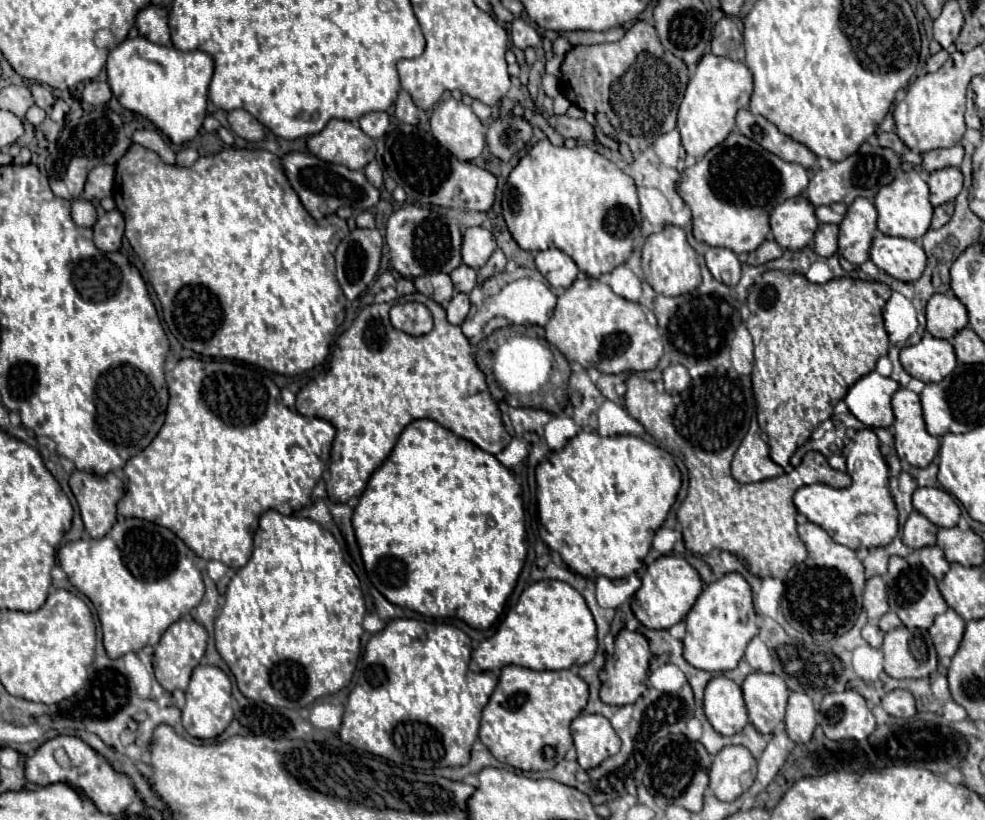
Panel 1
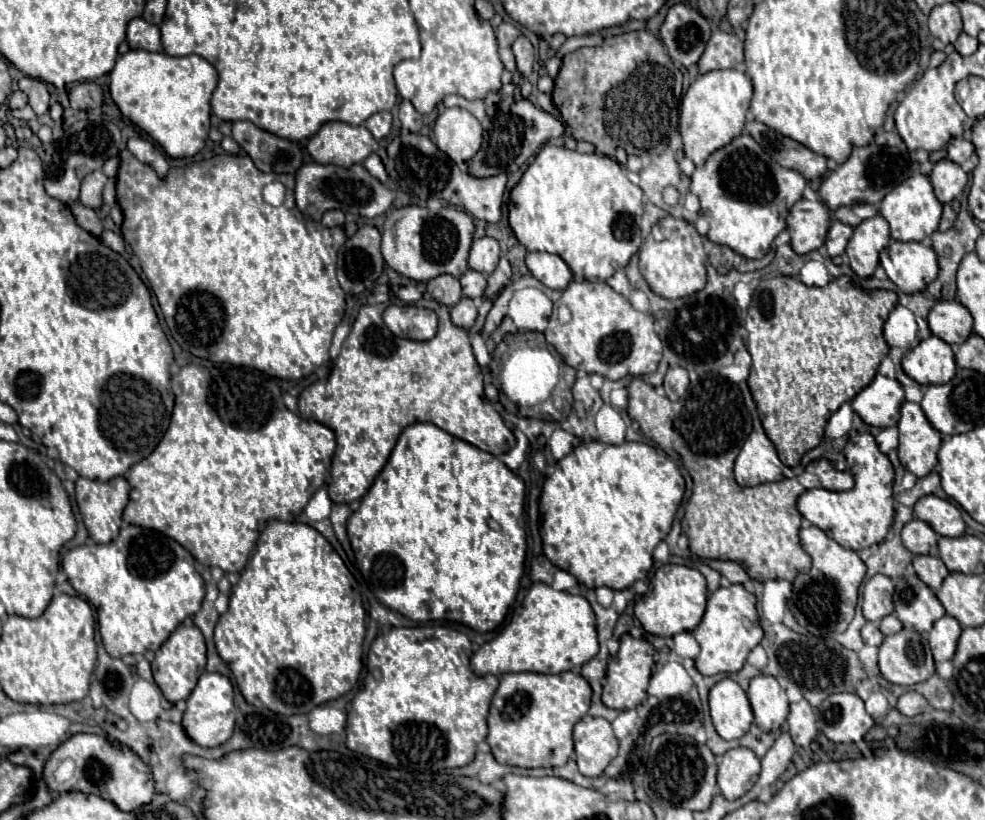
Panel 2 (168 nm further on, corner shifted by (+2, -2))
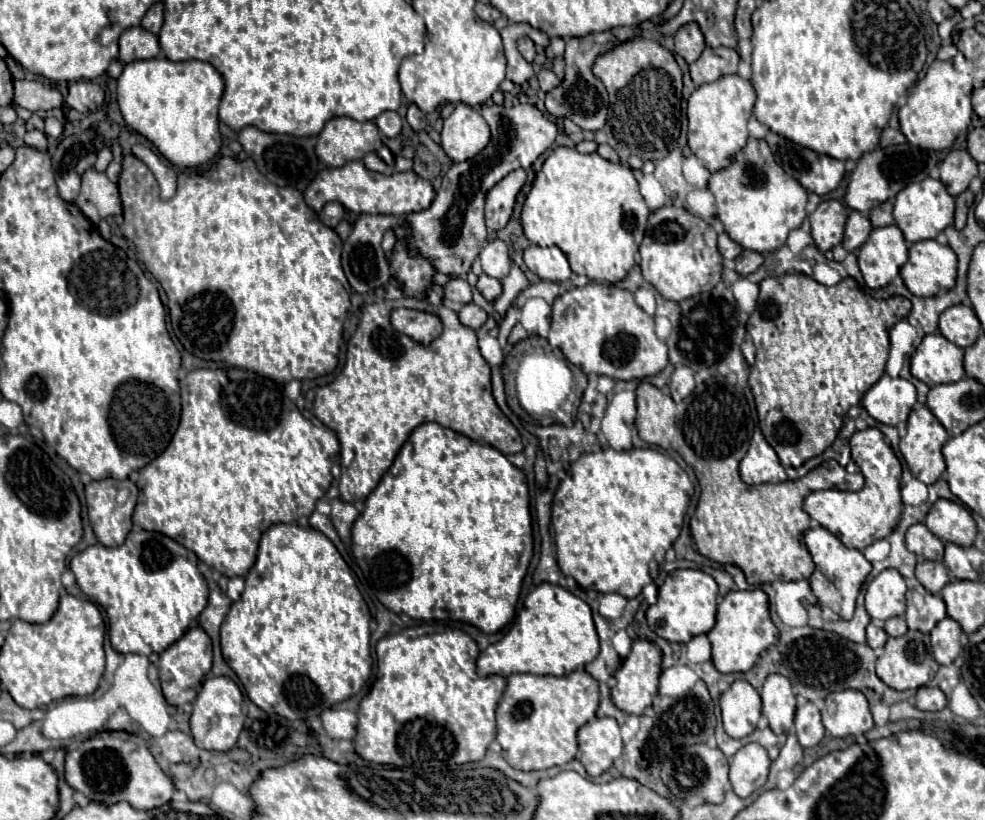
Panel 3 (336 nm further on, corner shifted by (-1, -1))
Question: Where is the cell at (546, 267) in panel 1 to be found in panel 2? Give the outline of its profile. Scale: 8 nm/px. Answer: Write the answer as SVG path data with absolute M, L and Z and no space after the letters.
M529 252L527 258L525 258L525 262L527 262L527 268L531 270L531 274L539 282L543 282L547 288L565 290L567 284L571 282L571 278L573 278L571 268L557 254Z

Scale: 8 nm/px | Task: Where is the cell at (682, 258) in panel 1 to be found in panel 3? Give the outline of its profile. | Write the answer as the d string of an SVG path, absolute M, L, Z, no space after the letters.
M664 205L656 211L652 211L650 219L648 219L648 227L646 227L646 235L644 241L640 243L640 269L642 275L648 283L654 285L654 289L670 301L684 301L688 297L700 295L710 291L722 275L722 255L716 249L716 231L704 223L700 217L688 213L684 207L676 207L676 205Z

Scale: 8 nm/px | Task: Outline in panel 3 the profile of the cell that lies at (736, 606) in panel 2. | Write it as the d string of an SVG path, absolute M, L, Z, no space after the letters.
M762 589L730 591L718 605L716 625L708 633L712 643L712 661L720 673L746 673L754 667L762 649L770 649L778 643L780 631L770 619L768 595Z

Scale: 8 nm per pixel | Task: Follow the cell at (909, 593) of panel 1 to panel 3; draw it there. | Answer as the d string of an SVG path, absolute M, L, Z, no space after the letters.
M922 585L906 593L906 623L910 629L930 633L946 617L946 605L938 595L928 593Z

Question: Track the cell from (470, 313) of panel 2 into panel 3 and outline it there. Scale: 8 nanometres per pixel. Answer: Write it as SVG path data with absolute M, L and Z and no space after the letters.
M468 303L468 305L464 305L464 307L460 309L458 317L460 317L460 321L462 321L466 327L470 327L470 329L480 329L480 327L486 323L488 313L486 313L482 307L478 307L476 303Z

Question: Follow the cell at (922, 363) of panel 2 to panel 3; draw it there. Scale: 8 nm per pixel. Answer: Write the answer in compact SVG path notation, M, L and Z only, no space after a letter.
M930 333L916 347L916 353L910 359L910 369L912 375L928 387L954 383L964 377L962 357L964 351L958 345L950 343L940 333Z

